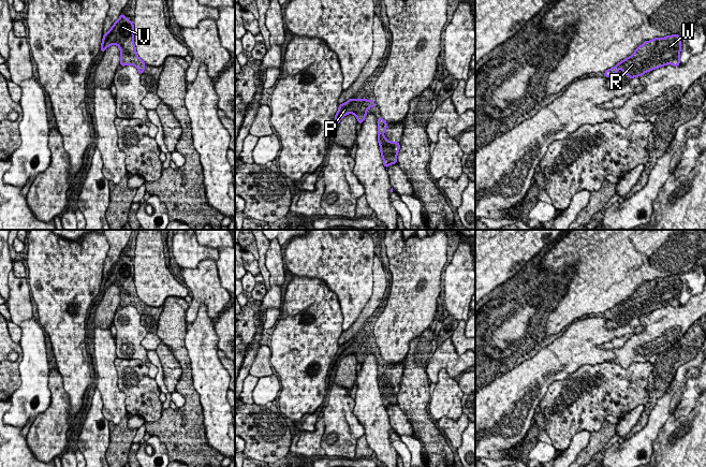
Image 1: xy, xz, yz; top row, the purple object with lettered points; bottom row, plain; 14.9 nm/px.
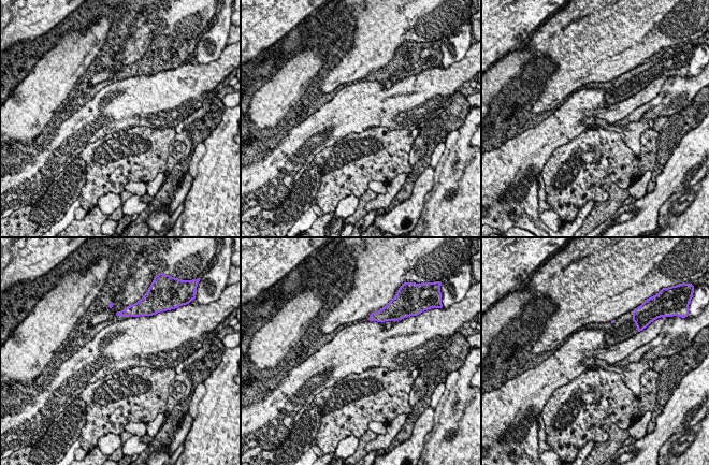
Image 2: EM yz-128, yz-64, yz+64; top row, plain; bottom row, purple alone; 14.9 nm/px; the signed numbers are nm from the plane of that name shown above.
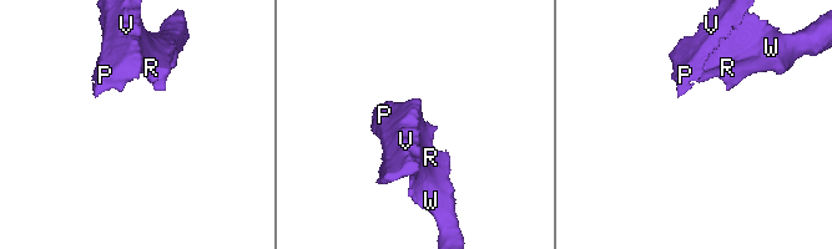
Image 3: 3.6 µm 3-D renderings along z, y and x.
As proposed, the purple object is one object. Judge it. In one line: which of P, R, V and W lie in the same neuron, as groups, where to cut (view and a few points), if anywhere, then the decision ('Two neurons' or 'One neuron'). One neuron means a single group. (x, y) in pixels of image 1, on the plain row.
Groups: P R V W. No split. One neuron

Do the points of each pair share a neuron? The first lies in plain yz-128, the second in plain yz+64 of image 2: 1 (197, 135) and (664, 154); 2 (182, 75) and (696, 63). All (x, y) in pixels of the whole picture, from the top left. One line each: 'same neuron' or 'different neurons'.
1: same neuron
2: different neurons

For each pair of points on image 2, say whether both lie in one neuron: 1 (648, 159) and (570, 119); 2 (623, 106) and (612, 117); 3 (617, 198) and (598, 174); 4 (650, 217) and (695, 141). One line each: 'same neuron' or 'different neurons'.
1: different neurons
2: same neuron
3: different neurons
4: same neuron

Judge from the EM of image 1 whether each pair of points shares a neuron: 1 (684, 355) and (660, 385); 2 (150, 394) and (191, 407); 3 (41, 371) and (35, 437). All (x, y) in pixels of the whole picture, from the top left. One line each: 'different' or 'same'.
1: same
2: different
3: different

